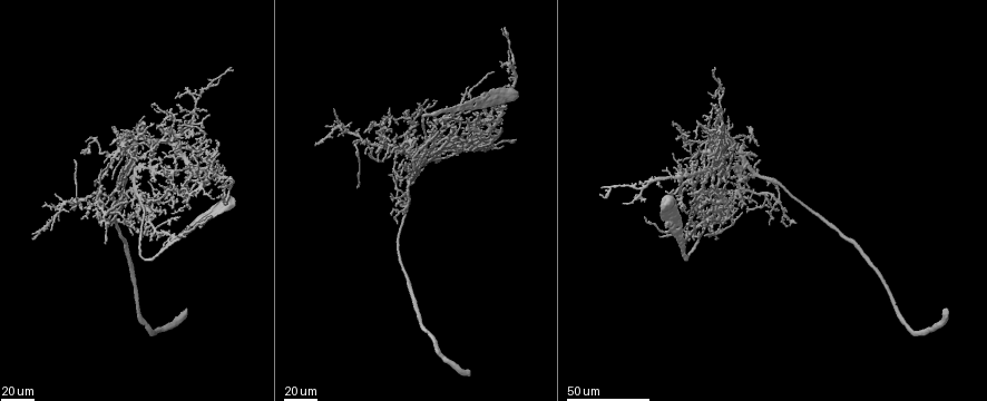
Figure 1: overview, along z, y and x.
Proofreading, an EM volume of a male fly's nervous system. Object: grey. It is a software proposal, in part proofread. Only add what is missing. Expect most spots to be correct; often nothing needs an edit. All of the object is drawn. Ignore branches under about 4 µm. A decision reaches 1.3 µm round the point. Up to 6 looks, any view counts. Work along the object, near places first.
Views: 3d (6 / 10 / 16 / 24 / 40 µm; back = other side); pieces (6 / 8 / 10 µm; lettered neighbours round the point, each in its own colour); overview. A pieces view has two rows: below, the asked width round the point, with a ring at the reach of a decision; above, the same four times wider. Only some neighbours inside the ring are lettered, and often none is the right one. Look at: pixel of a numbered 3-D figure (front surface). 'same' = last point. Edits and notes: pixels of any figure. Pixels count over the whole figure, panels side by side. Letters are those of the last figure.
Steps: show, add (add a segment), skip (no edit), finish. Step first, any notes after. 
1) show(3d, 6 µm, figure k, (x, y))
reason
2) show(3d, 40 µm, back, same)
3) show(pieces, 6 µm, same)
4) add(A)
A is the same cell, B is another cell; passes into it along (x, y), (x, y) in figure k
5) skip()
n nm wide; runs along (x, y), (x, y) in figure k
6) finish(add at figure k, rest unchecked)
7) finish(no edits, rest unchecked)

show(3d, 40 µm, figure 1, (755, 177))
an open end

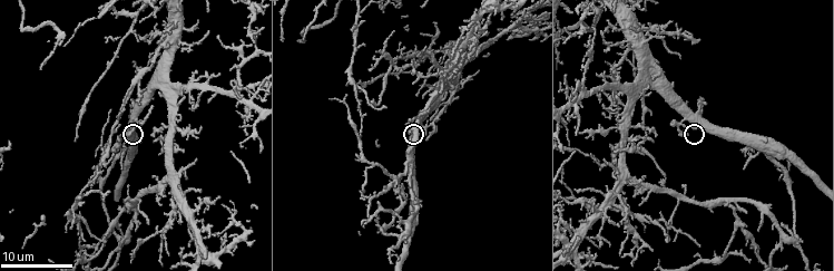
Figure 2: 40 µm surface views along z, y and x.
show(3d, 6 µm, figure 2, (686, 132))
closer look

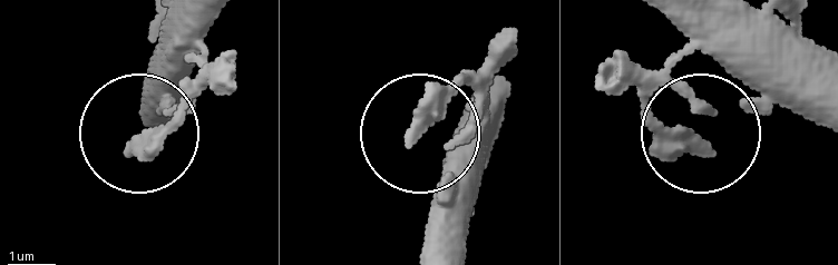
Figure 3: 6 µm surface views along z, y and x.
show(pieces, 8 µm, figure 3, (131, 150))

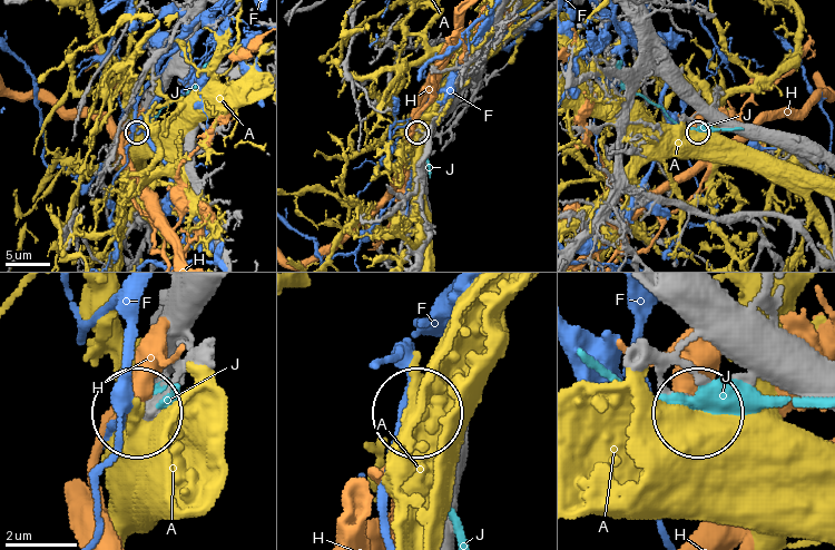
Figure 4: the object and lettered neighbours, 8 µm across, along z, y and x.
skip()
A, F, H and J are other cells; runs along (670, 310), (686, 336), (665, 382), (695, 405) in figure 4; no lettered segment goes on from it

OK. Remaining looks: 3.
show(3d, 40 µm, figure 1, (191, 110))
free end

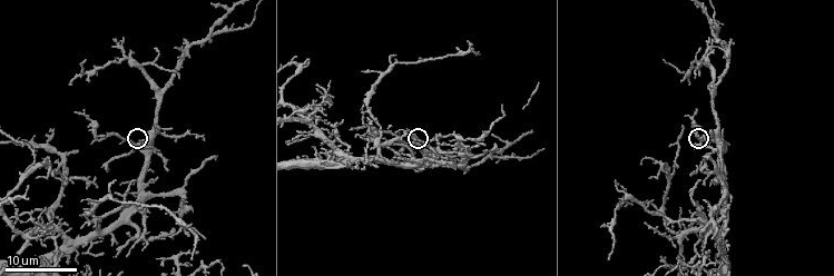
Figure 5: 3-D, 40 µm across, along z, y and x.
show(pieces, 6 µm, figure 5, (695, 143))
what lies round it

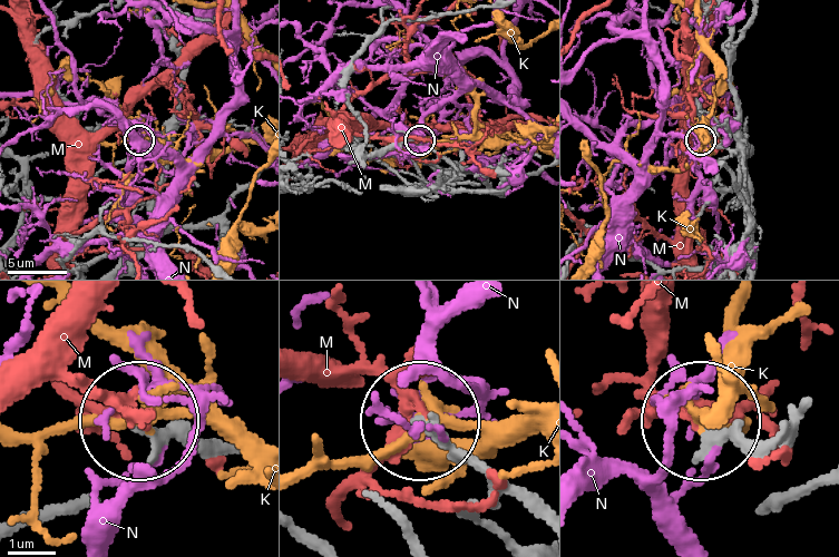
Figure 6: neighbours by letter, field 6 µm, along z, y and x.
skip()
K, M and N are other cells; runs along (205, 449), (148, 429) in figure 6; none of them fits

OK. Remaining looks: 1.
finish(no edits, rest unchecked)

